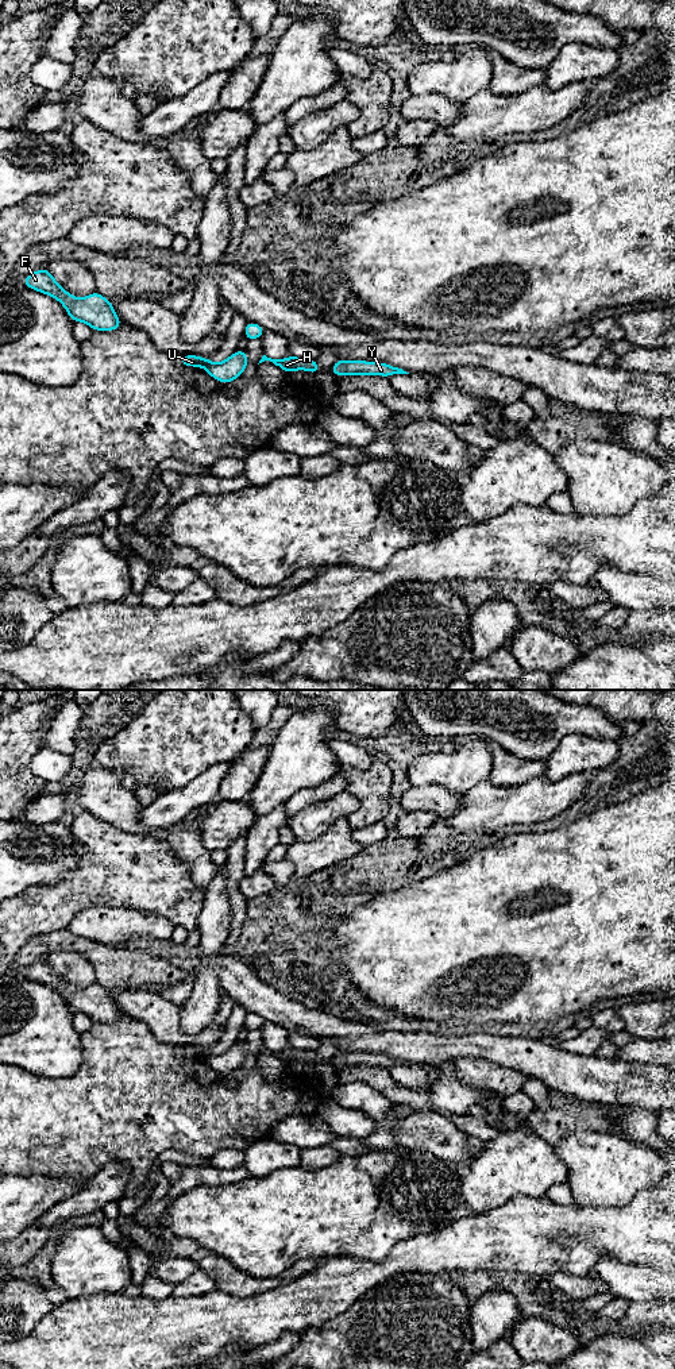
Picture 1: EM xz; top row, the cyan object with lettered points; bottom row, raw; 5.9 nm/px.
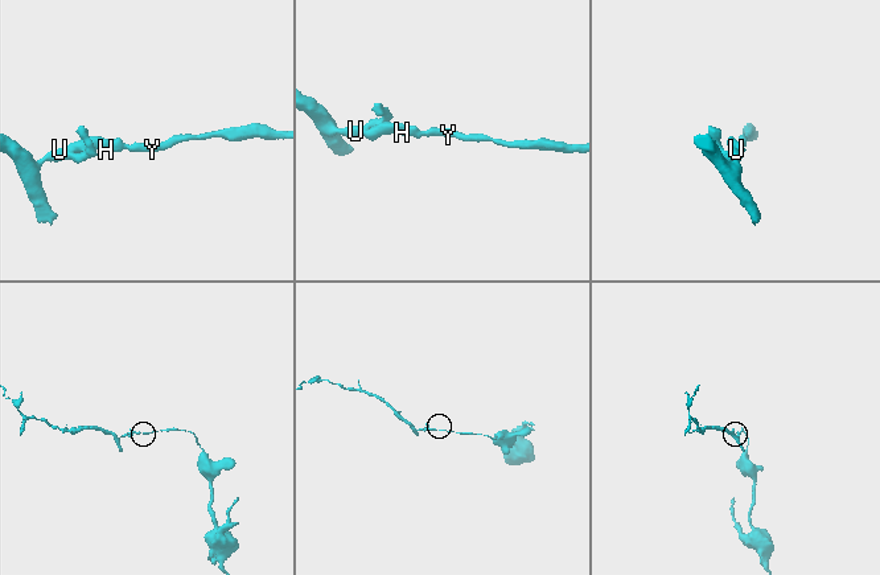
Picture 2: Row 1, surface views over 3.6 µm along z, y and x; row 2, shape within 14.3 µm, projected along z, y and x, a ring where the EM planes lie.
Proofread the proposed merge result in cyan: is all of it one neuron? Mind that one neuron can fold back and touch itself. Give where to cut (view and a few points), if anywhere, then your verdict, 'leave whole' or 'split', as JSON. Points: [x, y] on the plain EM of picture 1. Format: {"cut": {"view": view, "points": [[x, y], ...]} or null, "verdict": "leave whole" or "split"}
{"cut": {"view": "xz", "points": [[209, 1053], [204, 1059]]}, "verdict": "split"}

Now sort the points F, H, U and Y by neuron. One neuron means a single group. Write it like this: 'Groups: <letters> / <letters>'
Groups: F U / H Y

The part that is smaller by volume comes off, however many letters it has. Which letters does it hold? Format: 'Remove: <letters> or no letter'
Remove: F, U

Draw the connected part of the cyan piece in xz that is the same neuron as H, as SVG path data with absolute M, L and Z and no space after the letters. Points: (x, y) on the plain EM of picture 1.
M263 1046L259 1054L265 1052L273 1053L275 1057L281 1058L288 1065L296 1061L306 1061L313 1064L315 1067L320 1064L320 1058L317 1056L317 1052L315 1050L302 1050L294 1046L290 1046L289 1049L285 1049L285 1050L271 1050Z

